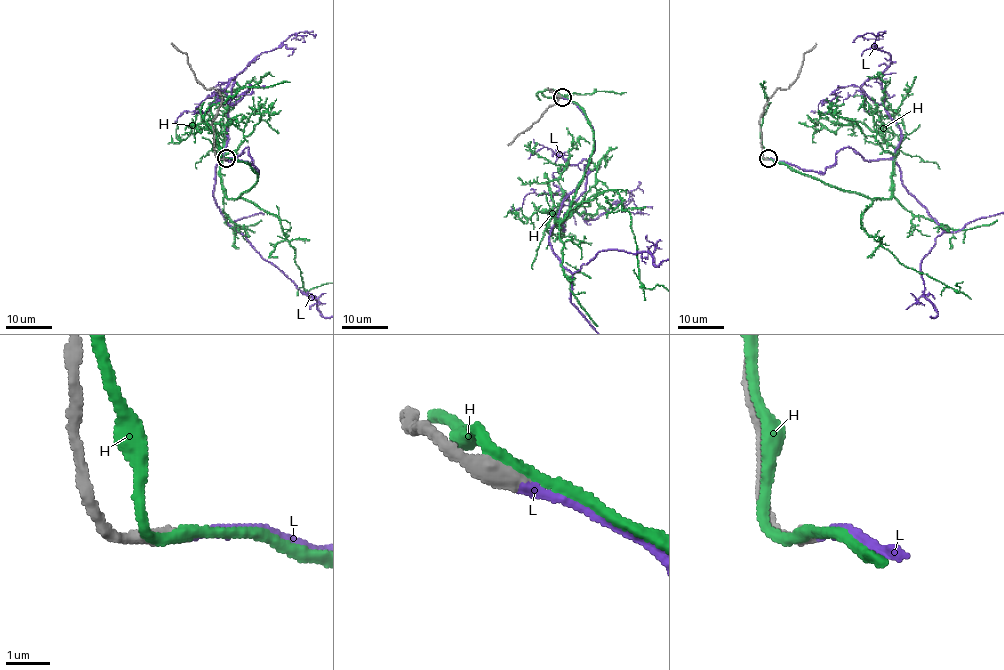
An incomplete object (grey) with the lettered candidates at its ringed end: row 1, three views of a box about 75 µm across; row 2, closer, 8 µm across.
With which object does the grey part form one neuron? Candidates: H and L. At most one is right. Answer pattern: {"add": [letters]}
{"add": ["L"]}

